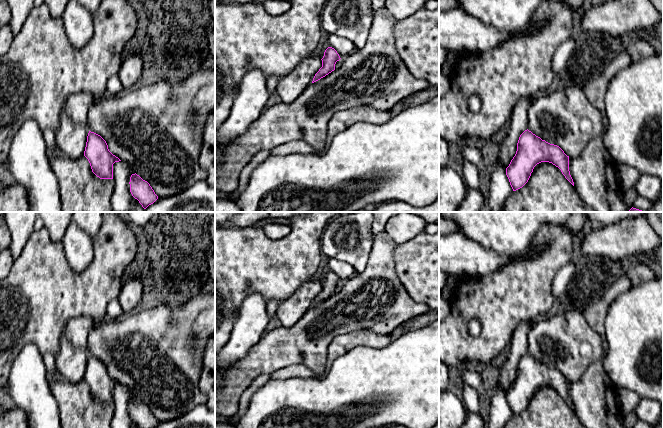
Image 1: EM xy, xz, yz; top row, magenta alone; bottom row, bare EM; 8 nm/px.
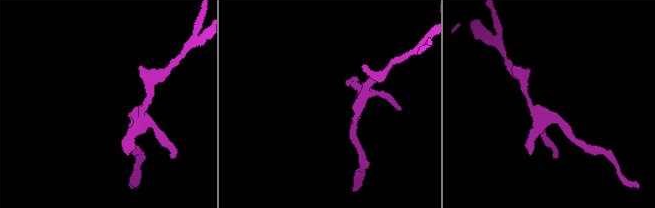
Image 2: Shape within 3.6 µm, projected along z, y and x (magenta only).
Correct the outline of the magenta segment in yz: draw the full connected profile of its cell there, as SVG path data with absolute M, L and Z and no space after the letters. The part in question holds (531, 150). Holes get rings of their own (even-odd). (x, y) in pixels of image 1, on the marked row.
M564 87L535 97L528 110L528 129L520 135L516 154L506 168L513 191L528 182L534 167L541 162L549 162L558 167L574 186L569 159L578 157L586 144L593 137L602 134L604 129L603 115L590 104L580 87Z

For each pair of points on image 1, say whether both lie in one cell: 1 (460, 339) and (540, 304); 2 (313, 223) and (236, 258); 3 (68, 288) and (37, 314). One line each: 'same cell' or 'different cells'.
1: same cell
2: same cell
3: same cell

